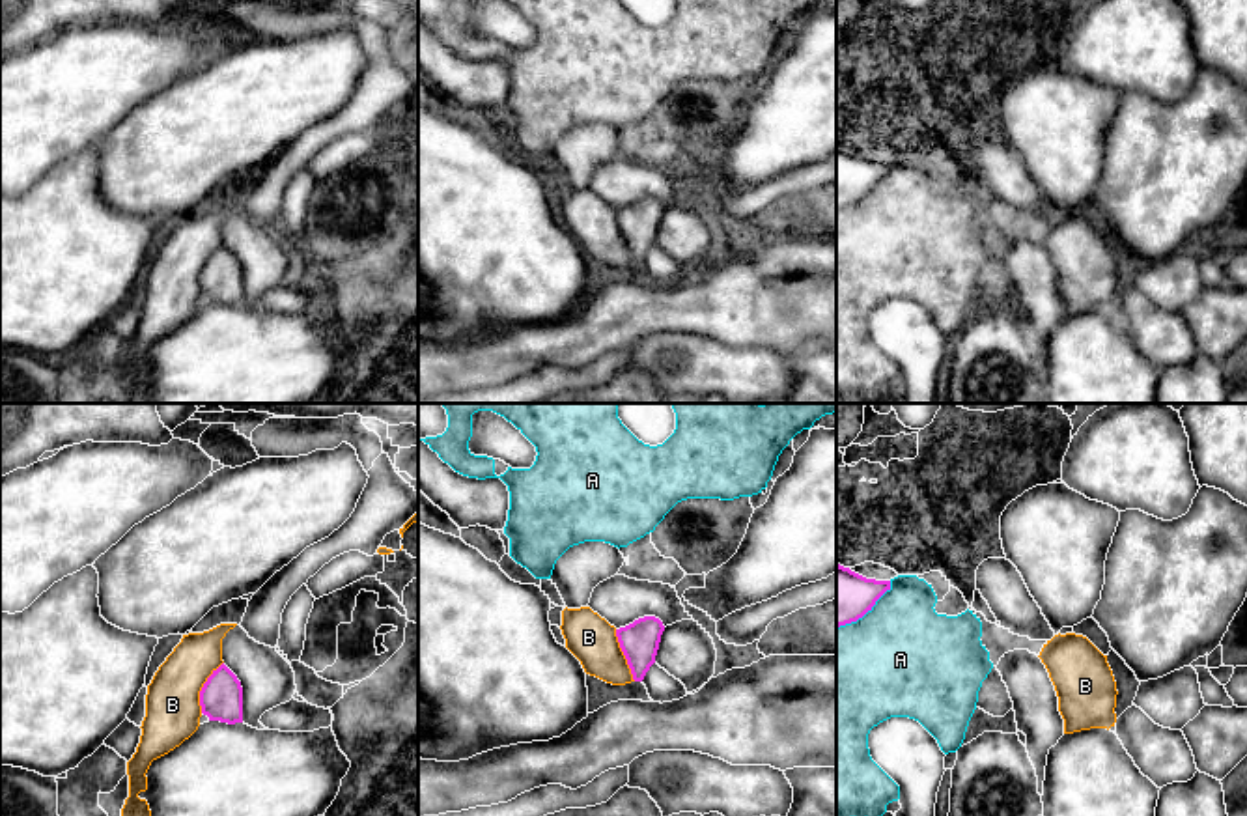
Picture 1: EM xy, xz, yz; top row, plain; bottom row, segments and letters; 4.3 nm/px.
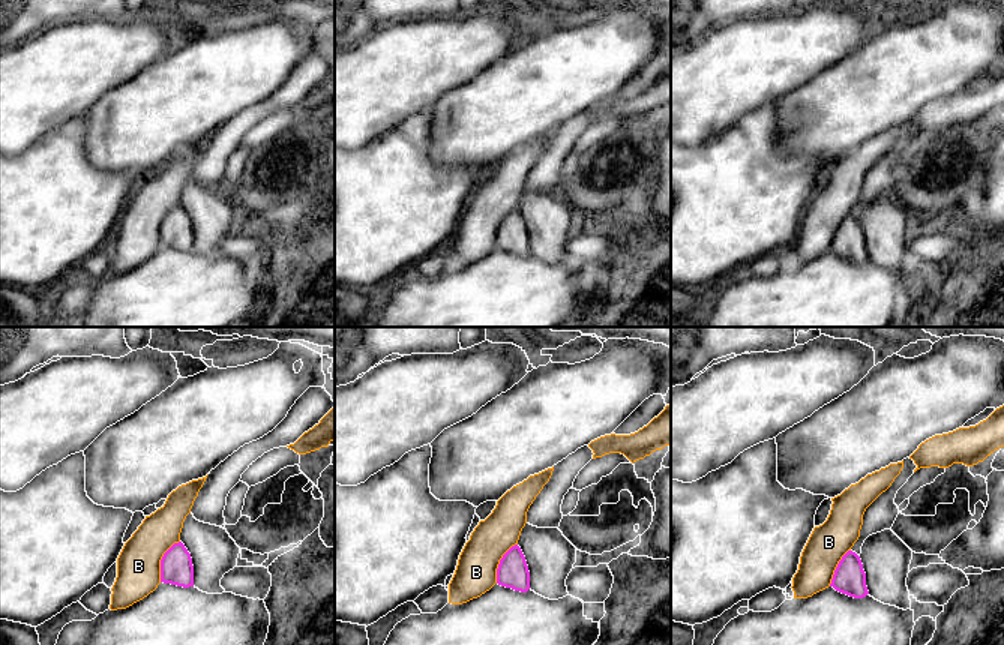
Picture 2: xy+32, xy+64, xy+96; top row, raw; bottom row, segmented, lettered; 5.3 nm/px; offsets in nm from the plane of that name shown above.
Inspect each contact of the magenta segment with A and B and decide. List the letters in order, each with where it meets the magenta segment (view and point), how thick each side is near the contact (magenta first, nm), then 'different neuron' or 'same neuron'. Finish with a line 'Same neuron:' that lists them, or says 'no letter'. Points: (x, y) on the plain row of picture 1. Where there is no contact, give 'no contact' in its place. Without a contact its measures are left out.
A: yz (867, 193) | 260/480 nm | different neuron
B: xy (202, 269) | 190/240 nm | same neuron
Same neuron: B

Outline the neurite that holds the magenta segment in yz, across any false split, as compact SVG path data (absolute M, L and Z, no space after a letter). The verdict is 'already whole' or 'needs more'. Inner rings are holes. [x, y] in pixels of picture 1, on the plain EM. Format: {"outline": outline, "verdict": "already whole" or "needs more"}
{"outline": "M836 144L836 209L862 200L890 172L890 162L866 161Z", "verdict": "already whole"}

